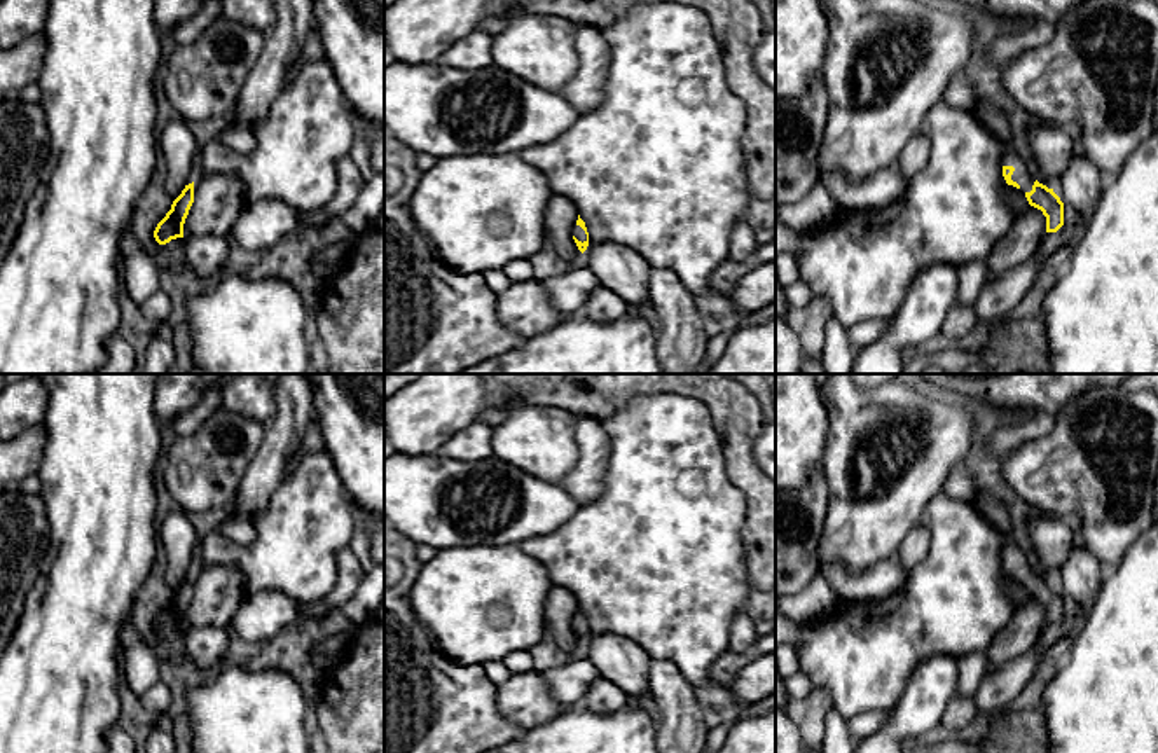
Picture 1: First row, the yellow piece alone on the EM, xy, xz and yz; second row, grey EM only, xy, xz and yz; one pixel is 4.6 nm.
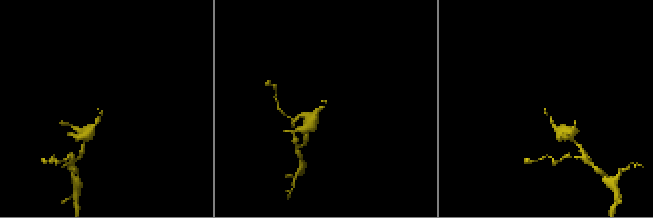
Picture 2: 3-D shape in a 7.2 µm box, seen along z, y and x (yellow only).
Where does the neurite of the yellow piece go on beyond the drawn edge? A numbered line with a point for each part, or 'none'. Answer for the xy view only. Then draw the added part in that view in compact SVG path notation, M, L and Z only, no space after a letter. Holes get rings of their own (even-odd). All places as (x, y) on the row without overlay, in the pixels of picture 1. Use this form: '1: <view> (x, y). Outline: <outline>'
none

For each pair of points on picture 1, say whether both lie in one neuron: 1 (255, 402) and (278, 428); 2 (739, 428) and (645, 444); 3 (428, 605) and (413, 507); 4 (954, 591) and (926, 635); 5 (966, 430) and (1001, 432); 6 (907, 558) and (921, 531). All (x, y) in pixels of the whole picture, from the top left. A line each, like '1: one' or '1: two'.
1: two
2: two
3: two
4: one
5: two
6: one

